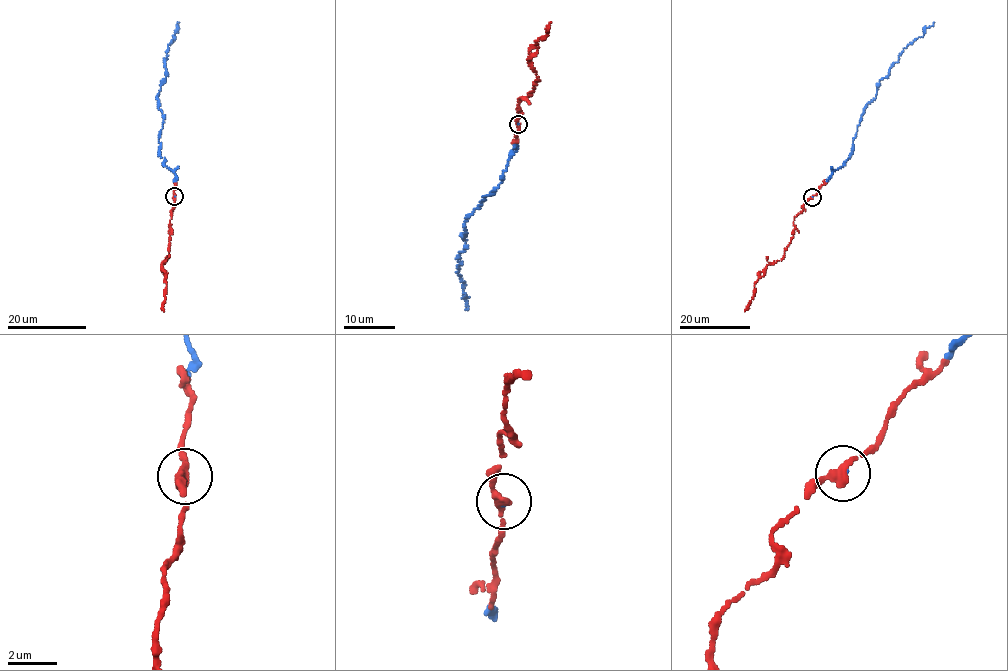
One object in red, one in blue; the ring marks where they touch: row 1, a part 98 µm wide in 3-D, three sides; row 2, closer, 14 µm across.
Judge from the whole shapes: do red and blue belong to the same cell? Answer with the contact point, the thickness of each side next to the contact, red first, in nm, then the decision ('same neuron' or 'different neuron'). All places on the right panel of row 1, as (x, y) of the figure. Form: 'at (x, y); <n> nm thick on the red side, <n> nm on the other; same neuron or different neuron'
at (812, 197); 320 nm thick on the red side, 90 nm on the other; same neuron

